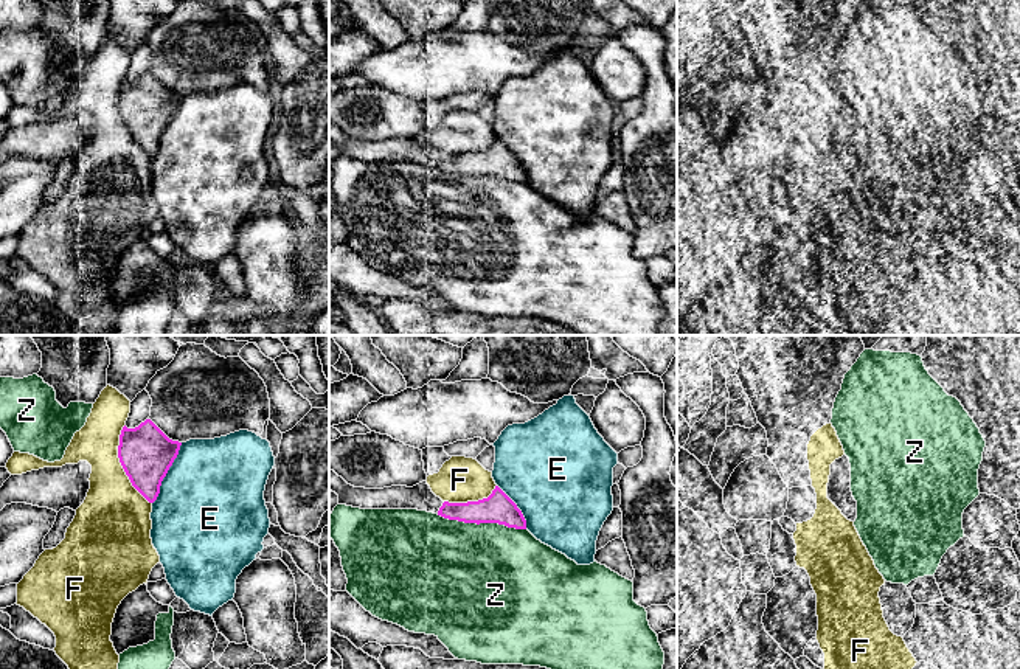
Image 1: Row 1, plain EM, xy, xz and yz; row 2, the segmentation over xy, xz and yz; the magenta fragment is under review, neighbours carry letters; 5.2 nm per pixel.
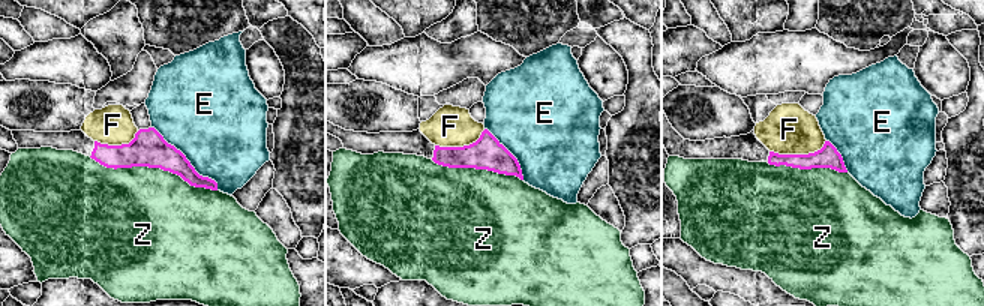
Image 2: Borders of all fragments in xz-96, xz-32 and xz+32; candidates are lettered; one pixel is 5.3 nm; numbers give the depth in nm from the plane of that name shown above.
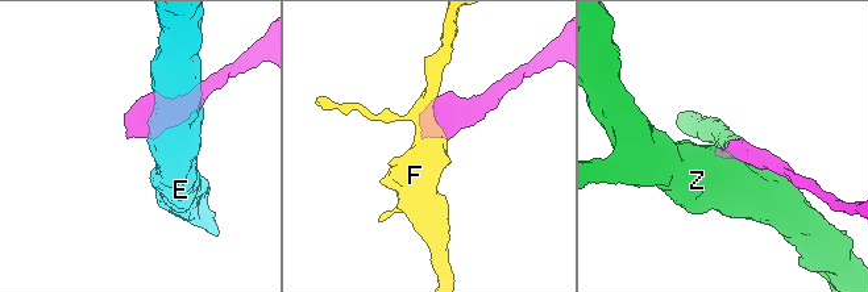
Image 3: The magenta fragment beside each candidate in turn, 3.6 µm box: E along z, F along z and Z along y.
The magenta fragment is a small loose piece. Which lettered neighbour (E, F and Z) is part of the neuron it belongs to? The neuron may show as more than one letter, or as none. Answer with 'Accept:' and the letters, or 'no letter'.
Accept: no letter

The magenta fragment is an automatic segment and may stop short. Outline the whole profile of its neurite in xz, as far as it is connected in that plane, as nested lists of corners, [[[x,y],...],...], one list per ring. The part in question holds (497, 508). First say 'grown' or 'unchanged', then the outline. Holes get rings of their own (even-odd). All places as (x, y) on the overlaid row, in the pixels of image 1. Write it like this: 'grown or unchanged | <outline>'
grown | [[[329,469],[329,489],[338,495],[338,504],[360,509],[418,509],[464,523],[498,523],[526,529],[526,520],[517,504],[498,487],[487,498],[467,503],[449,503],[436,497],[427,481],[413,487],[391,486],[365,489],[348,484]]]

